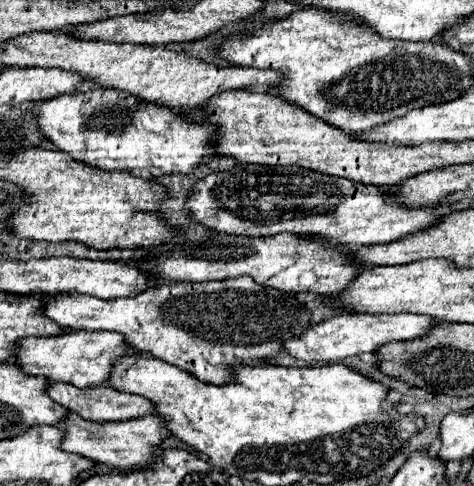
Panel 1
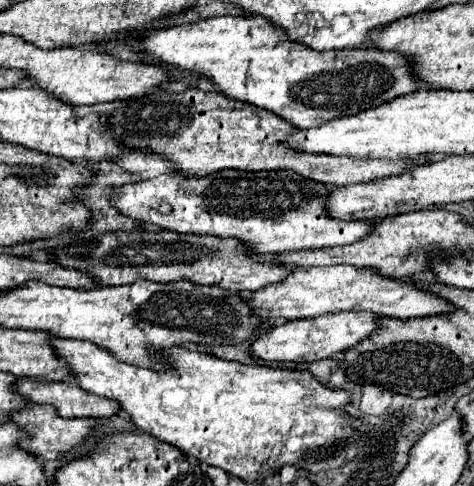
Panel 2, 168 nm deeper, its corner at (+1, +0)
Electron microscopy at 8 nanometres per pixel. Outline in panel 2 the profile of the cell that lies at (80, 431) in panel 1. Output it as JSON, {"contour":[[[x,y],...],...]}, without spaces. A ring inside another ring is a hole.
{"contour":[[[33,402],[15,410],[11,414],[11,422],[15,422],[25,432],[25,440],[19,444],[19,448],[25,452],[31,452],[39,460],[57,460],[61,454],[77,448],[79,444],[83,444],[83,440],[89,436],[89,432],[97,424],[97,420],[91,420],[91,418],[89,420],[87,418],[61,418],[55,412],[55,408],[47,404],[33,404]]]}

